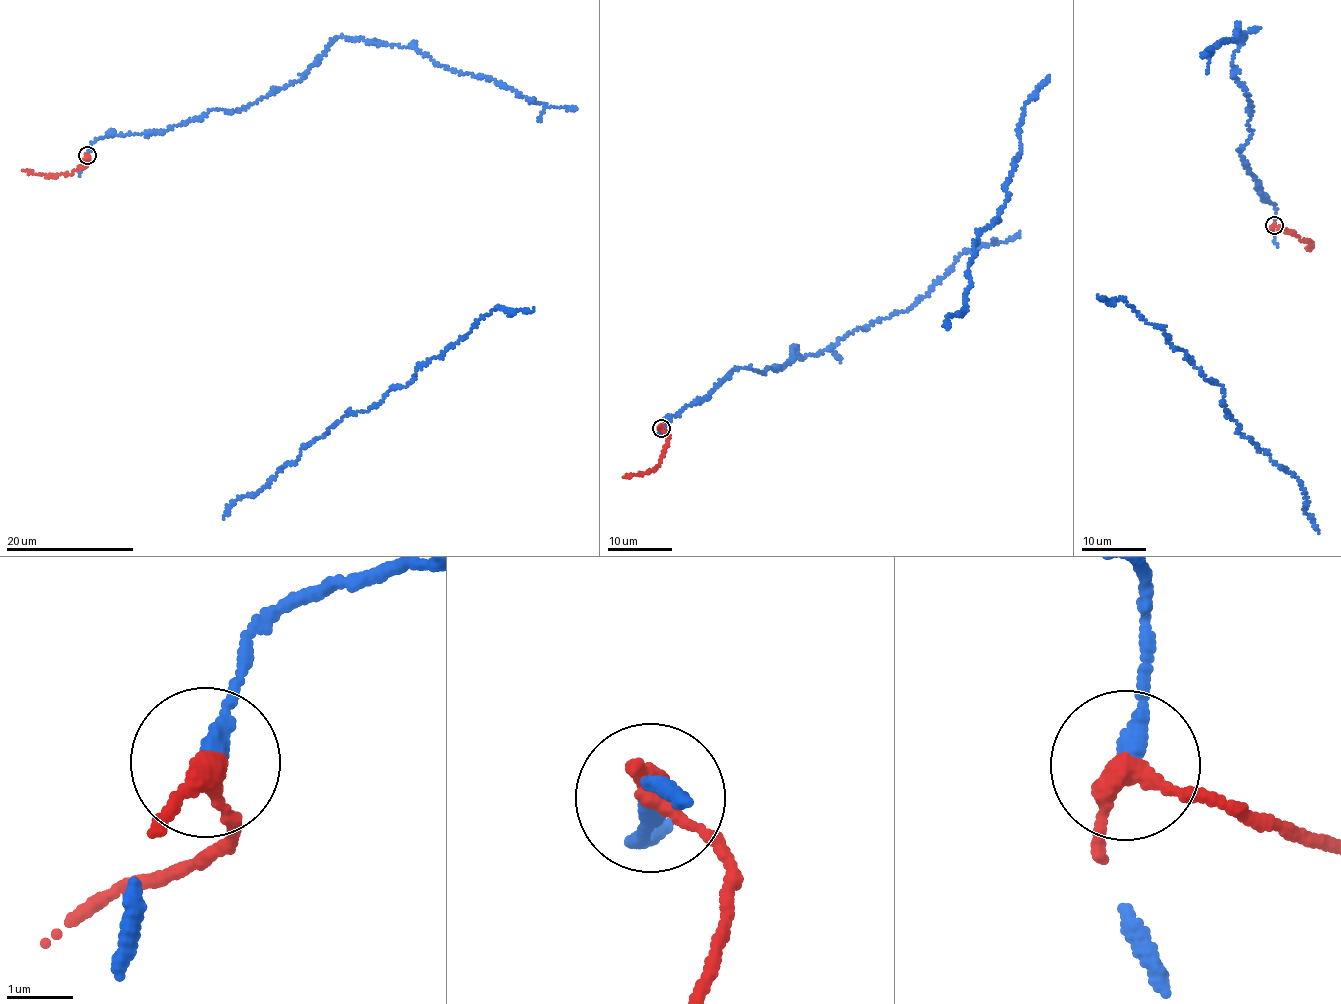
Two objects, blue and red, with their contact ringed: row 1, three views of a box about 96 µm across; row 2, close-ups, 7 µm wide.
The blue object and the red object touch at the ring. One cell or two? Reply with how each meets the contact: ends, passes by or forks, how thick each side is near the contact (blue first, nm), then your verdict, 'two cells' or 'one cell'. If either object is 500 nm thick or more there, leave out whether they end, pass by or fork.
blue ends | red passes by | 280/280 nm | two cells

